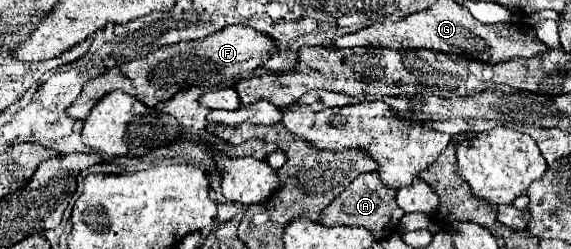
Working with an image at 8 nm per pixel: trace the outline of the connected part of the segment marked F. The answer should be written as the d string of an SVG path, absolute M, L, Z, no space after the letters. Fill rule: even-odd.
M229 25L223 27L217 33L207 35L205 39L197 41L183 41L175 45L167 45L157 49L155 53L131 61L123 65L123 71L119 67L113 67L111 71L105 71L97 79L91 79L81 95L77 97L75 105L69 107L69 115L73 119L85 119L95 103L99 103L107 93L115 89L123 89L125 93L137 97L149 107L155 107L161 101L171 99L177 91L183 91L187 87L209 87L209 85L221 85L223 81L235 79L239 75L245 75L259 69L271 55L277 53L277 45L273 37L249 27L249 25Z

